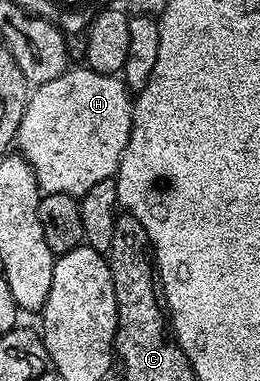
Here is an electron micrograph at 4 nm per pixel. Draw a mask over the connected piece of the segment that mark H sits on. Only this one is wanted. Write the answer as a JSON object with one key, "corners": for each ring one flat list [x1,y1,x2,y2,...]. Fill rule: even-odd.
{"corners":[[67,68,60,76,56,76,56,80,48,80,48,84,33,87,26,101,26,111,20,120,16,146,32,168,42,194,81,196,88,192,88,188,100,184,100,180,114,178,130,139,134,103,125,82,113,74,81,69]]}

